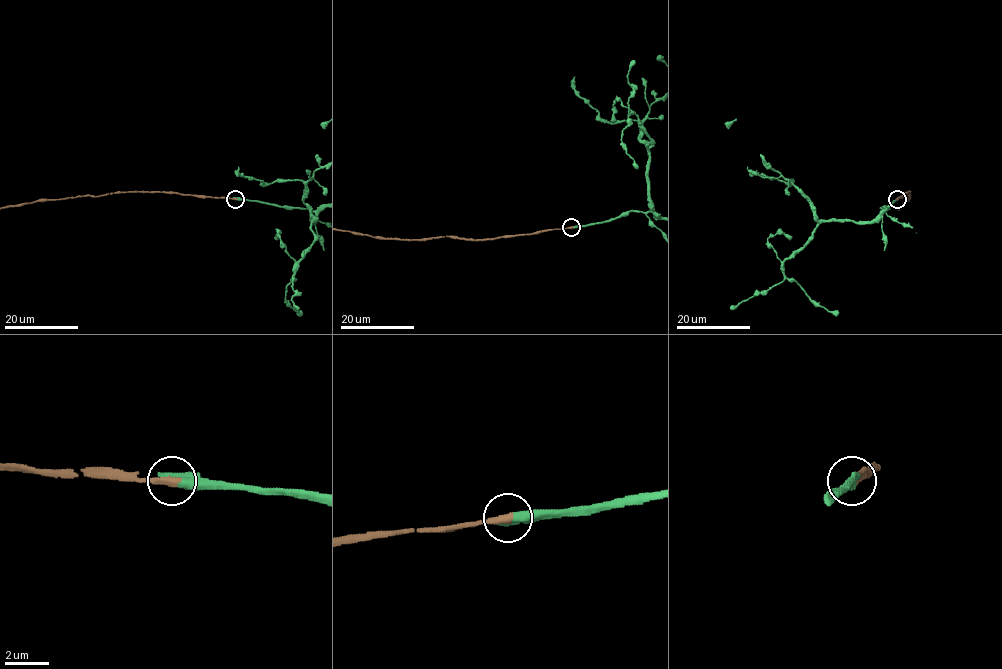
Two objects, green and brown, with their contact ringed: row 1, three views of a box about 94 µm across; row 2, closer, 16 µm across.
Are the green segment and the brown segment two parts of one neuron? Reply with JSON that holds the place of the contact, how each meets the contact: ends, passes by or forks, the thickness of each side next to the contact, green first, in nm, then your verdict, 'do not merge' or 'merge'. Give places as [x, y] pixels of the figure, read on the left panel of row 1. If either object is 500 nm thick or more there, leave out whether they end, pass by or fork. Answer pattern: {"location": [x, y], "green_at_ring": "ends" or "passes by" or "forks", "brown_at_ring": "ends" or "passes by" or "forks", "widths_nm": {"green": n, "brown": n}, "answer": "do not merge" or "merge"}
{"location": [235, 199], "green_at_ring": "ends", "brown_at_ring": "ends", "widths_nm": {"green": 440, "brown": 400}, "answer": "merge"}

